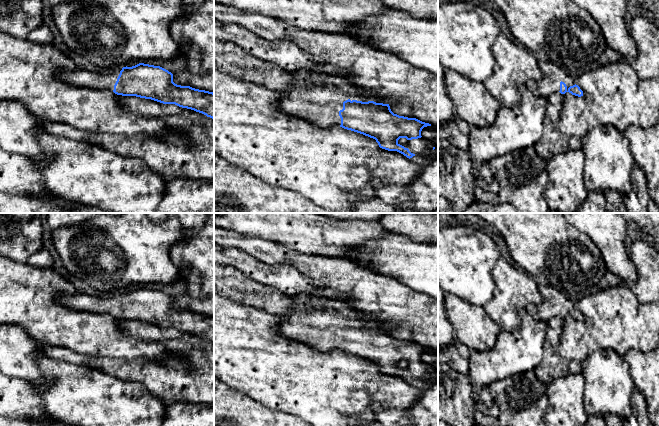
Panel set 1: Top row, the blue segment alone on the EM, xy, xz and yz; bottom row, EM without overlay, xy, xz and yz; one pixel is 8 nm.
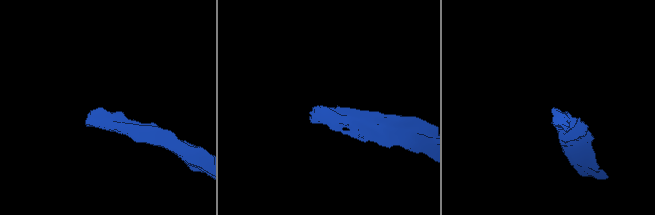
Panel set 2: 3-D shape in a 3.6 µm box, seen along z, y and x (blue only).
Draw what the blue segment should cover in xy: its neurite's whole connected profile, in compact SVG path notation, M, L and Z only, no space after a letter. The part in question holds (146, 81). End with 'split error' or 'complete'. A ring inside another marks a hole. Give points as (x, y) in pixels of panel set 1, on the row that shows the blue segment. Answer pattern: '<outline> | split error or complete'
M139 63L106 73L86 69L62 70L57 76L71 85L175 104L214 120L214 93L175 84L173 74L160 66Z | split error

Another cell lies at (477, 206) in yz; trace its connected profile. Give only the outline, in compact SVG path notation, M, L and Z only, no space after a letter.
M472 202L463 213L517 213L517 210L509 203Z

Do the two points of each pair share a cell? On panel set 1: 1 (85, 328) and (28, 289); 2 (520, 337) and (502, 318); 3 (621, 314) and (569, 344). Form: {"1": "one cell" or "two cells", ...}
{"1": "one cell", "2": "two cells", "3": "one cell"}

